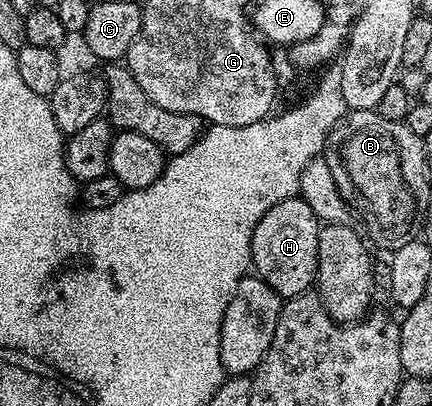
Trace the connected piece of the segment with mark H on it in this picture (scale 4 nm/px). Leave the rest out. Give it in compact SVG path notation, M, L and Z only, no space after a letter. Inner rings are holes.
M294 198L271 206L271 210L267 210L263 218L259 218L259 226L255 226L255 234L251 238L252 271L282 298L298 296L310 291L317 278L317 251L319 250L320 233L317 216L311 210L311 206L307 206L305 200Z

